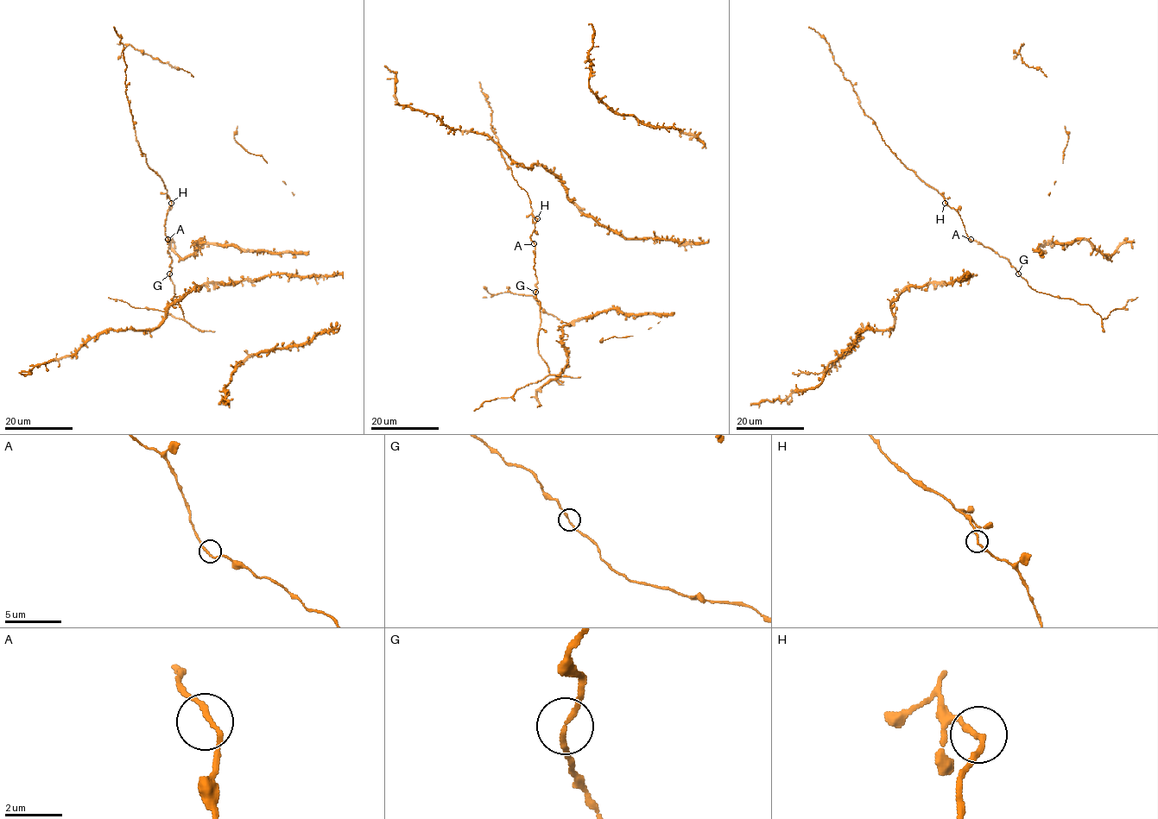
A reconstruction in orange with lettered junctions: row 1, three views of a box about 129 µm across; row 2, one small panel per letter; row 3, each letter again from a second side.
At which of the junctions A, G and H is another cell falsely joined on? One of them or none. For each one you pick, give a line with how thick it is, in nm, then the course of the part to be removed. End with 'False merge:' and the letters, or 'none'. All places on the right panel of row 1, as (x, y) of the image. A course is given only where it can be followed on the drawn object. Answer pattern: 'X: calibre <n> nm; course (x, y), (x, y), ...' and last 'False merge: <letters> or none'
False merge: none

